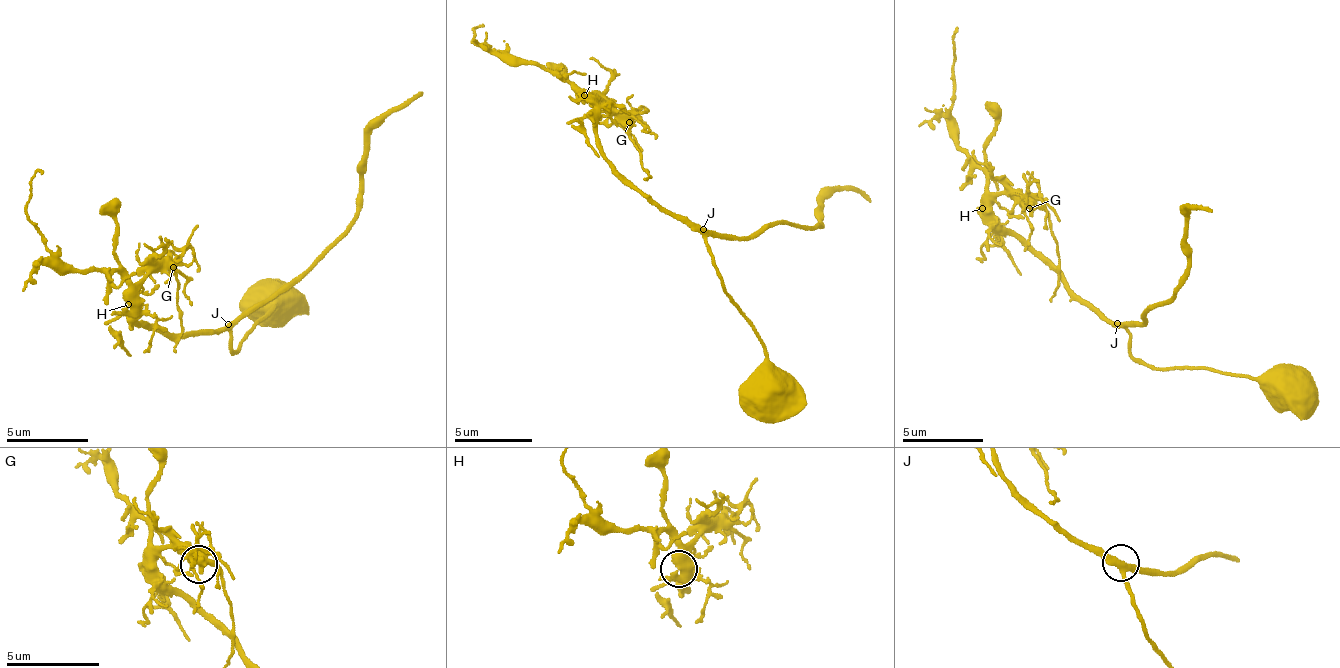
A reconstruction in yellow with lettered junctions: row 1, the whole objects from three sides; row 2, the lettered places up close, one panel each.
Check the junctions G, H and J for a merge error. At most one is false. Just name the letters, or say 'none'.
none

